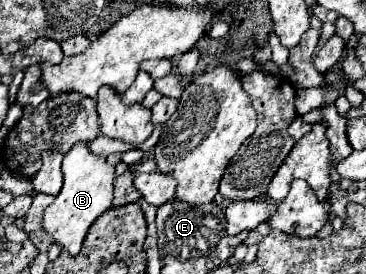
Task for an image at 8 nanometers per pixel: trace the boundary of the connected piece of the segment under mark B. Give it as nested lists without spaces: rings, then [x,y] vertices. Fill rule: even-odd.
[[[75,143],[71,151],[63,159],[63,189],[55,197],[55,201],[45,209],[43,217],[43,229],[55,237],[55,243],[59,243],[63,249],[67,249],[73,257],[81,251],[85,235],[89,227],[95,223],[99,215],[105,213],[105,209],[111,209],[113,201],[113,181],[115,181],[115,167],[107,163],[105,155],[95,155],[89,151],[89,143]]]

